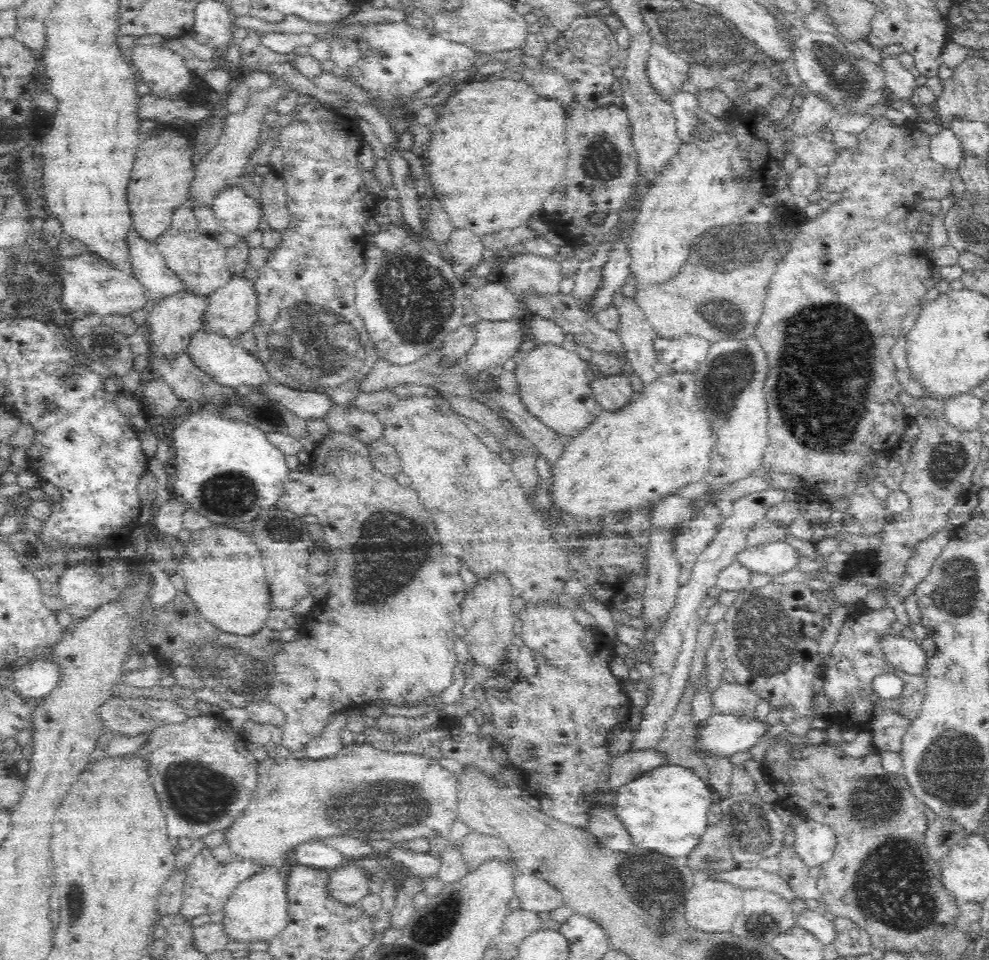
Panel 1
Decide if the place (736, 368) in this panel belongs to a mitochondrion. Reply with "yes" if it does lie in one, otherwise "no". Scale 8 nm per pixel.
yes

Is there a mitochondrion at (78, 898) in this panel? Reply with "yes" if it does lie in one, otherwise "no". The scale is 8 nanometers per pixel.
yes

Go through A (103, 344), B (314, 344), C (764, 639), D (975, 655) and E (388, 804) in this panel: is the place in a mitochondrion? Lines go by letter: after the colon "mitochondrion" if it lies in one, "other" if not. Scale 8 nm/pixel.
A: mitochondrion
B: mitochondrion
C: mitochondrion
D: other
E: mitochondrion

